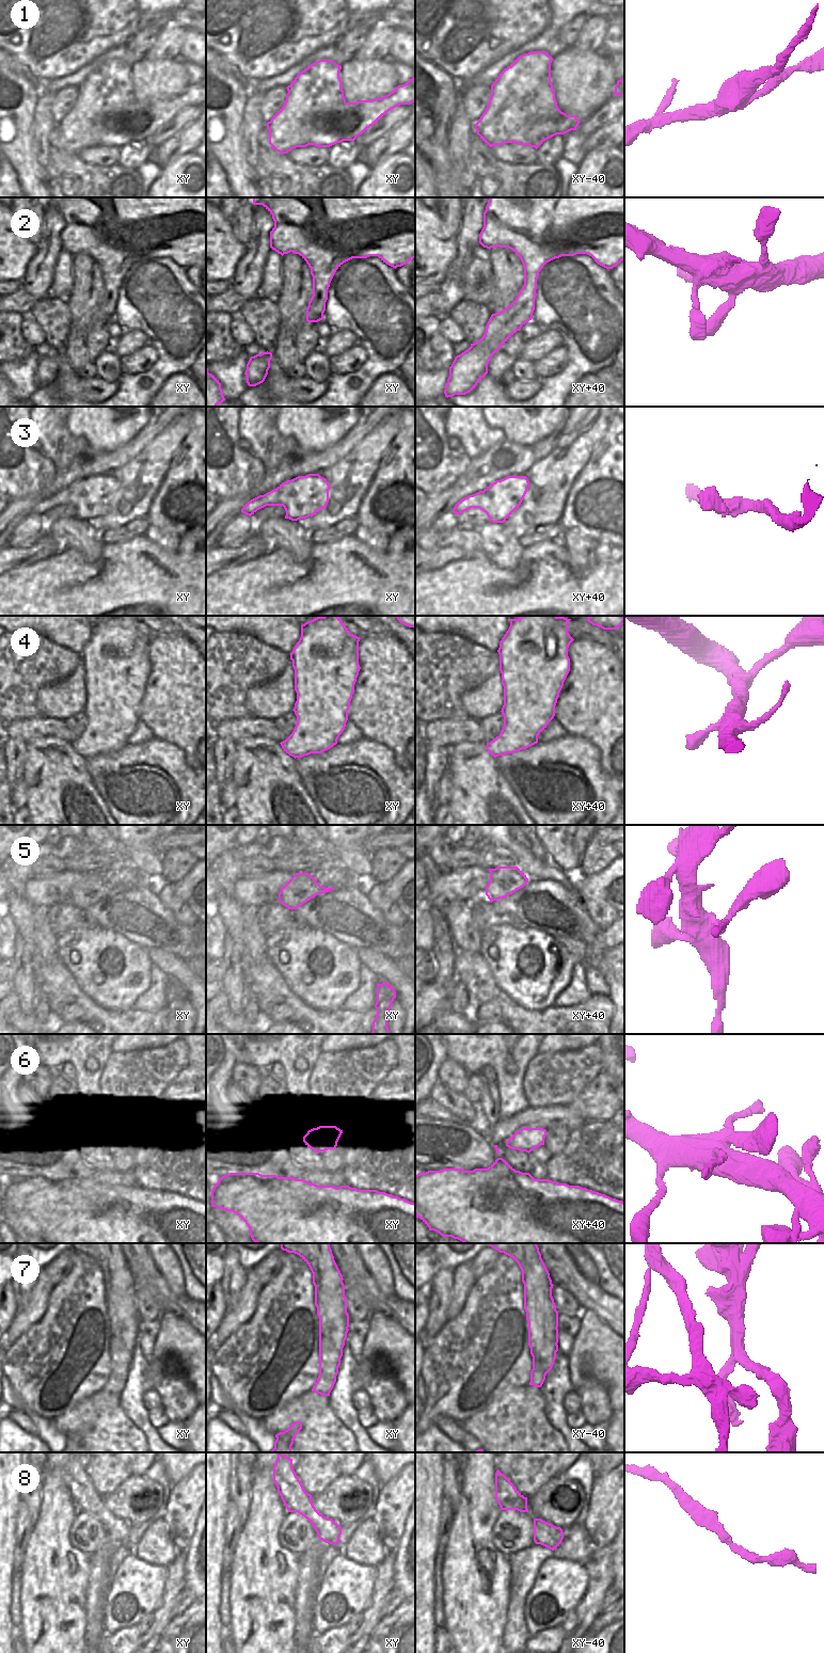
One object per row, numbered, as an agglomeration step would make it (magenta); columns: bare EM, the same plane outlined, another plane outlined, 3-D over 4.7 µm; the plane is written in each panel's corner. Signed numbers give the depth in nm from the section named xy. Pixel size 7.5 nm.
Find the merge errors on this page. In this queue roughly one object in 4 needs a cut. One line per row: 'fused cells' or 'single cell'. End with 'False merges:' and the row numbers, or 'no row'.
1: fused cells
2: single cell
3: single cell
4: single cell
5: single cell
6: single cell
7: fused cells
8: single cell
False merges: 1, 7

